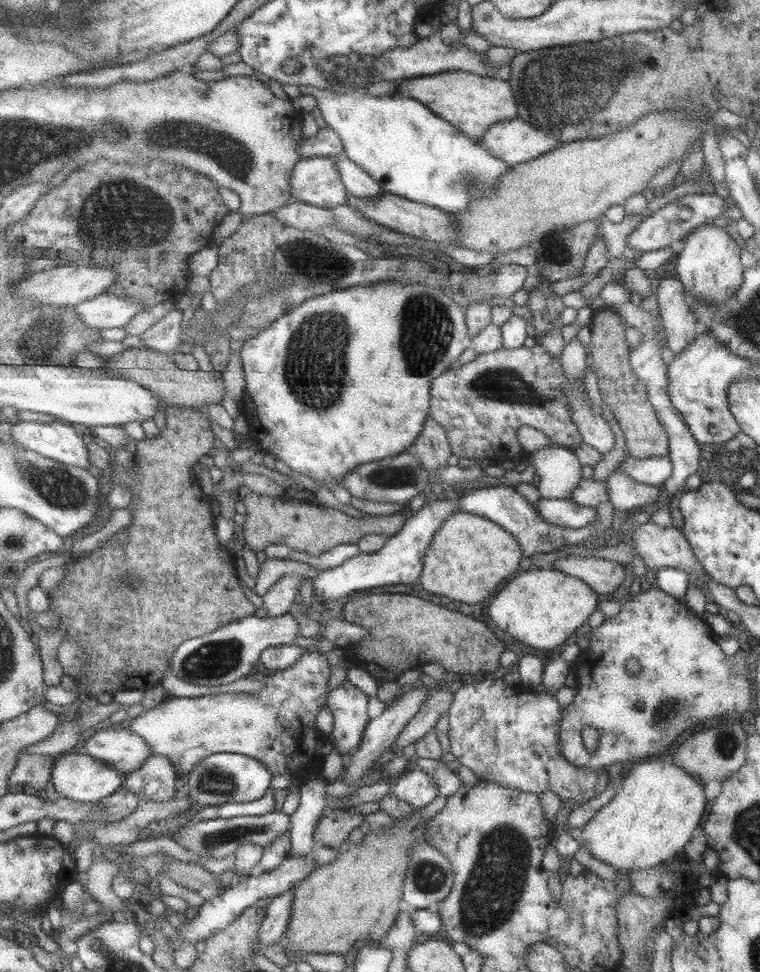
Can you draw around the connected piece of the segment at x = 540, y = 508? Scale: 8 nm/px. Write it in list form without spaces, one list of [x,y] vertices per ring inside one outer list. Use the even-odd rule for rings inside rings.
[[[540,497],[534,507],[547,524],[561,528],[581,528],[596,516],[595,508],[579,506],[569,499]]]

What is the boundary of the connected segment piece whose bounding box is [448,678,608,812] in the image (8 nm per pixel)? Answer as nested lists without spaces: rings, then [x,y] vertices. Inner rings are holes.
[[[491,678],[473,684],[466,681],[456,692],[455,700],[448,710],[451,752],[457,762],[474,770],[480,778],[498,782],[503,788],[524,792],[541,794],[549,790],[559,796],[562,807],[568,808],[570,812],[607,789],[607,769],[575,768],[562,755],[557,736],[562,723],[562,712],[554,695],[547,695],[547,692],[519,692],[519,688],[512,688],[507,680]]]

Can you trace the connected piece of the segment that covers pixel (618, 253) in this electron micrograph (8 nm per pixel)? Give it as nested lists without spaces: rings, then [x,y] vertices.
[[[629,214],[629,216],[624,216],[623,222],[613,224],[603,218],[599,228],[601,238],[603,238],[603,246],[605,246],[605,252],[607,252],[607,258],[617,259],[622,257],[627,236],[644,219],[645,216],[642,216],[642,214]]]

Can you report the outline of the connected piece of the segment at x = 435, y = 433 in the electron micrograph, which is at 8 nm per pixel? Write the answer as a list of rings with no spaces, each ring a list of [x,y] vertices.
[[[430,416],[425,421],[423,432],[409,451],[415,454],[425,469],[435,472],[435,478],[436,470],[448,466],[447,460],[454,454],[447,431]]]

